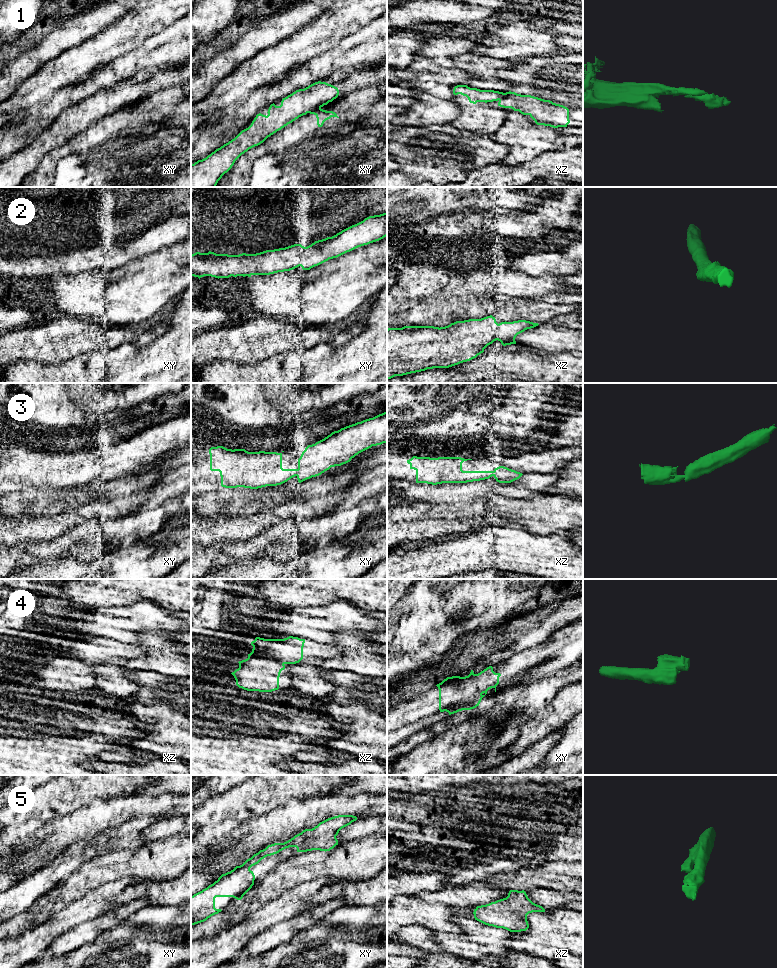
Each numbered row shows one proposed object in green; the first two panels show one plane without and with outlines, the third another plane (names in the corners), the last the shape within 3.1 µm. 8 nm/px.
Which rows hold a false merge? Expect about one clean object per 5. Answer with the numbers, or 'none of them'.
1, 4

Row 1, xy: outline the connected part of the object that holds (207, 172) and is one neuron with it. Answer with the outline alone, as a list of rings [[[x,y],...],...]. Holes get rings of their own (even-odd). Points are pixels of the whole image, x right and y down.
[[[318,81],[283,98],[280,106],[271,104],[267,116],[257,114],[251,125],[234,139],[191,164],[191,187],[216,187],[242,154],[299,117],[332,102],[338,95],[337,87]]]

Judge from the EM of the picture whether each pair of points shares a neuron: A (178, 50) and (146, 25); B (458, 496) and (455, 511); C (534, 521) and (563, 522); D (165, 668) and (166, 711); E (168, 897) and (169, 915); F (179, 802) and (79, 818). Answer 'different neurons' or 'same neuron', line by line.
A: different neurons
B: different neurons
C: same neuron
D: different neurons
E: different neurons
F: same neuron

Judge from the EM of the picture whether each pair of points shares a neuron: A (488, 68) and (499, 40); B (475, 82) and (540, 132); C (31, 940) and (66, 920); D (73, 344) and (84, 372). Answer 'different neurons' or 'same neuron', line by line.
A: different neurons
B: different neurons
C: same neuron
D: different neurons

